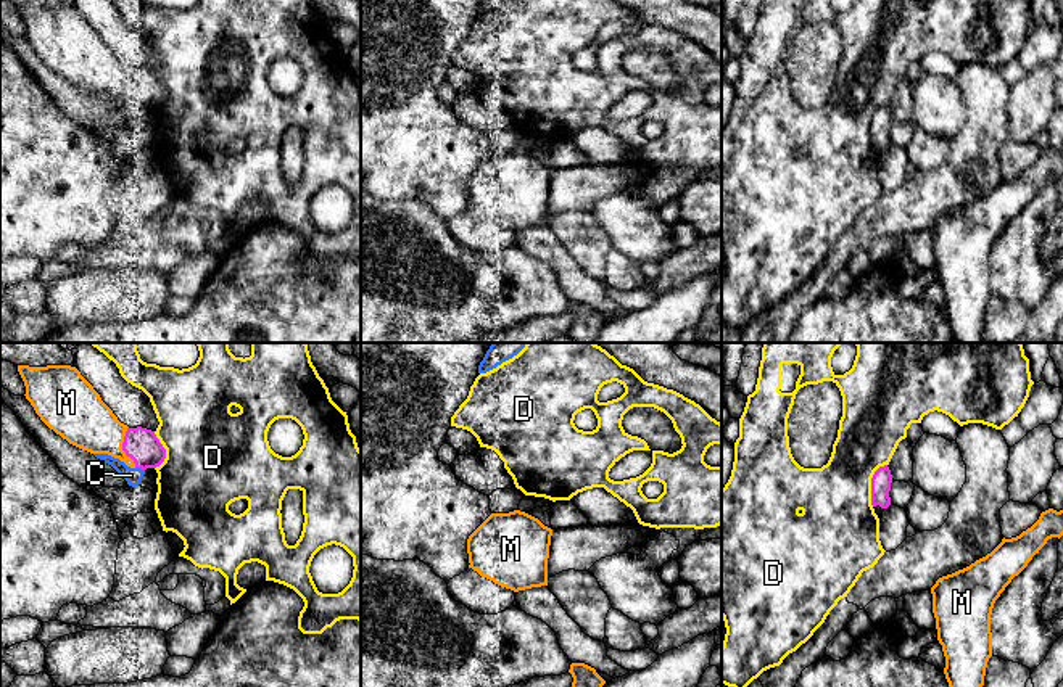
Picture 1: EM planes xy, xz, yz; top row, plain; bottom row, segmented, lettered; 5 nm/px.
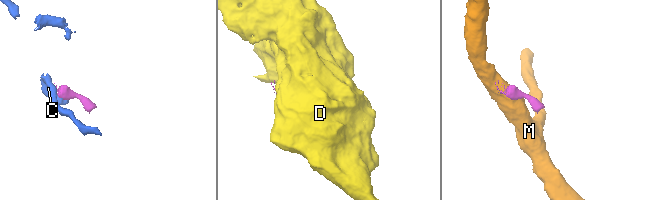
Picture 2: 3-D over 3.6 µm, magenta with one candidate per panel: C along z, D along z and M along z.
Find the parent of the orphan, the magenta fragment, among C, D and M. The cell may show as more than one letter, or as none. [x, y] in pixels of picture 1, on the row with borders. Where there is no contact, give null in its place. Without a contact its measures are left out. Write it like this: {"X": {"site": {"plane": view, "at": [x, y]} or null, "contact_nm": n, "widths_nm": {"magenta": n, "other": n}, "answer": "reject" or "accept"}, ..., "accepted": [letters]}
{"C": {"site": {"plane": "xy", "at": [140, 467]}, "contact_nm": 50, "widths_nm": {"magenta": 170, "other": 80}, "answer": "reject"}, "D": {"site": {"plane": "yz", "at": [872, 483]}, "contact_nm": 220, "widths_nm": {"magenta": 100, "other": 380}, "answer": "reject"}, "M": {"site": {"plane": "xy", "at": [123, 448]}, "contact_nm": 220, "widths_nm": {"magenta": 170, "other": 280}, "answer": "reject"}, "accepted": []}

